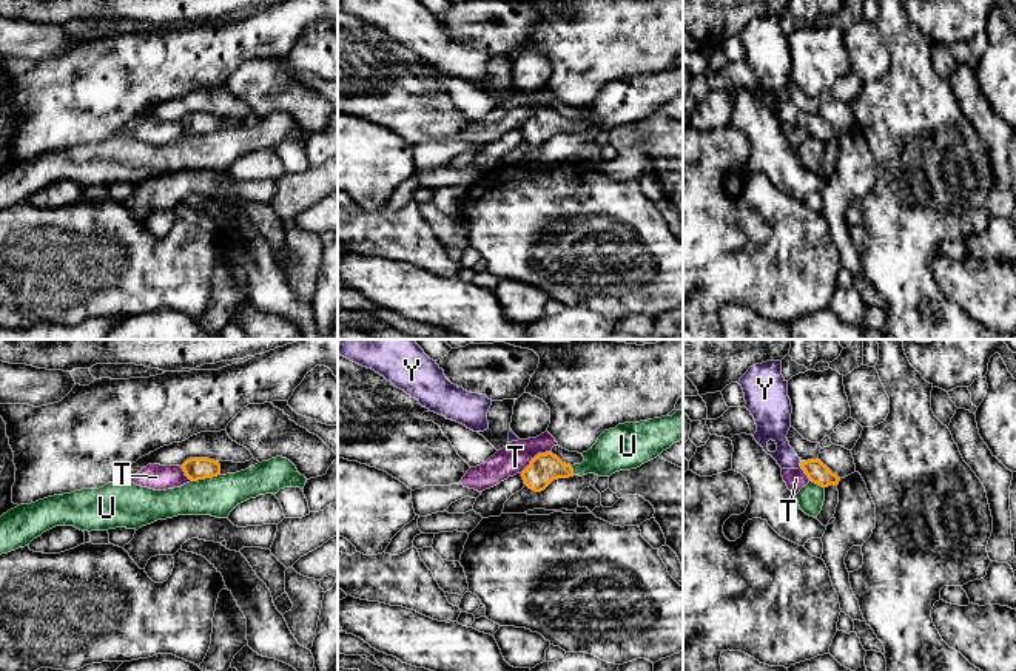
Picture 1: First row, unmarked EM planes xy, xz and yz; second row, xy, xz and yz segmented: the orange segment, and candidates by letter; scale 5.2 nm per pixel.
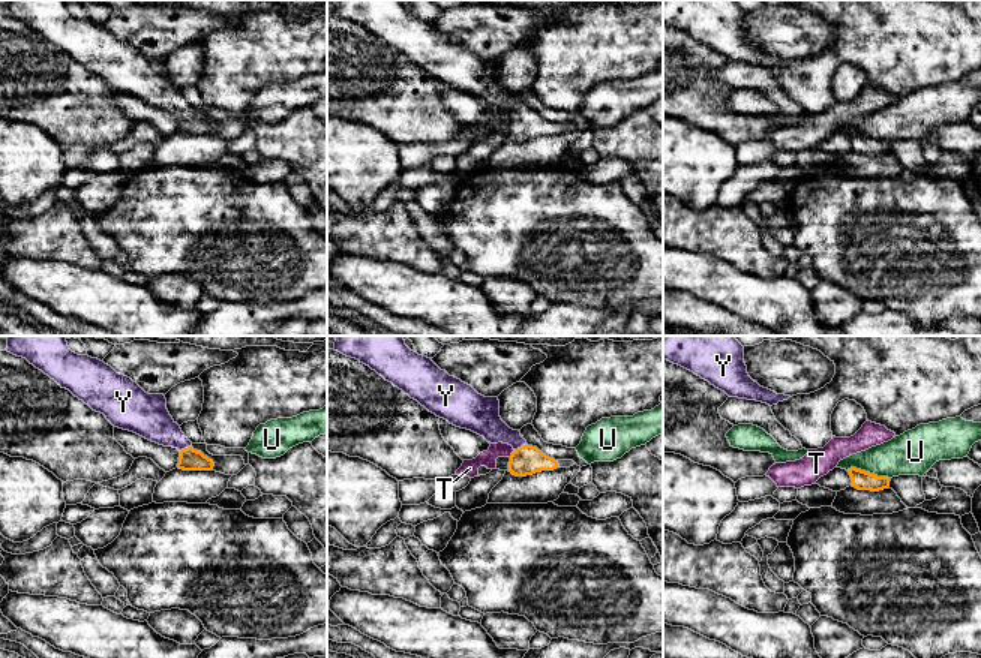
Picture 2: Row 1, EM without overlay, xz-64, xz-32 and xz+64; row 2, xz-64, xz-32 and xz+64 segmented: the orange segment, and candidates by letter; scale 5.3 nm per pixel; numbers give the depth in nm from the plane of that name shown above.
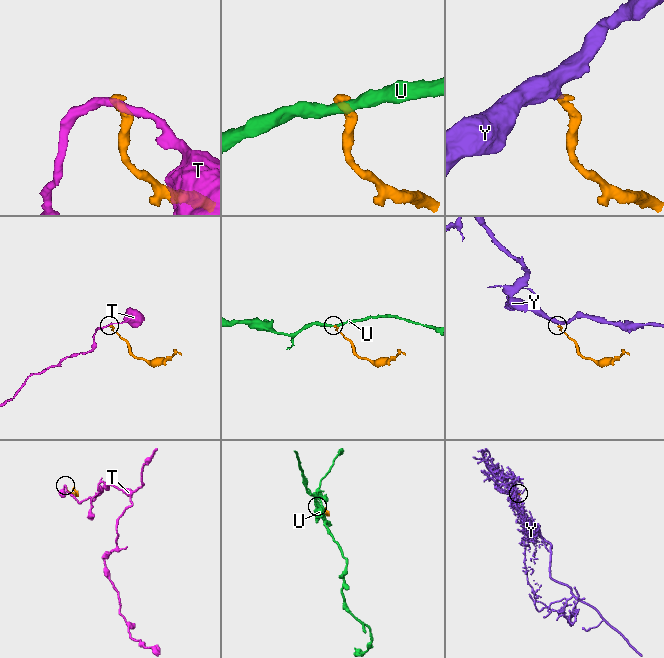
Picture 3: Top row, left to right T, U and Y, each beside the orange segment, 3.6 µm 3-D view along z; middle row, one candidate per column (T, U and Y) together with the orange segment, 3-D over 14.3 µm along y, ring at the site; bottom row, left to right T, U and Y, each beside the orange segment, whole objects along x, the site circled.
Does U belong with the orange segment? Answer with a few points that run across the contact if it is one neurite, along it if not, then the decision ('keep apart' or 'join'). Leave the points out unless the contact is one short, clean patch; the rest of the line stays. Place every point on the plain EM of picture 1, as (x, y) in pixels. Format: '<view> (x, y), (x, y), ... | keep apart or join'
xy (219, 128), (191, 136) | keep apart

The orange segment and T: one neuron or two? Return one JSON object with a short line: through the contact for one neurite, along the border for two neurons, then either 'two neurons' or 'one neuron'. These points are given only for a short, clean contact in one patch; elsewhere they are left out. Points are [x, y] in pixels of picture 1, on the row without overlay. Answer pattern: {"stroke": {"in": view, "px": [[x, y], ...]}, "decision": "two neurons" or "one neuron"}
{"stroke": {"in": "xz", "px": [[551, 105], [540, 107], [520, 127]]}, "decision": "two neurons"}

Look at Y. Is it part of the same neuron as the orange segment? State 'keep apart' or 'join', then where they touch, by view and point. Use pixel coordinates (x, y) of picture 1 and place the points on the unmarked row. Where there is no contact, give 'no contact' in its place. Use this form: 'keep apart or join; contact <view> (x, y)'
join; contact yz (800, 119)

